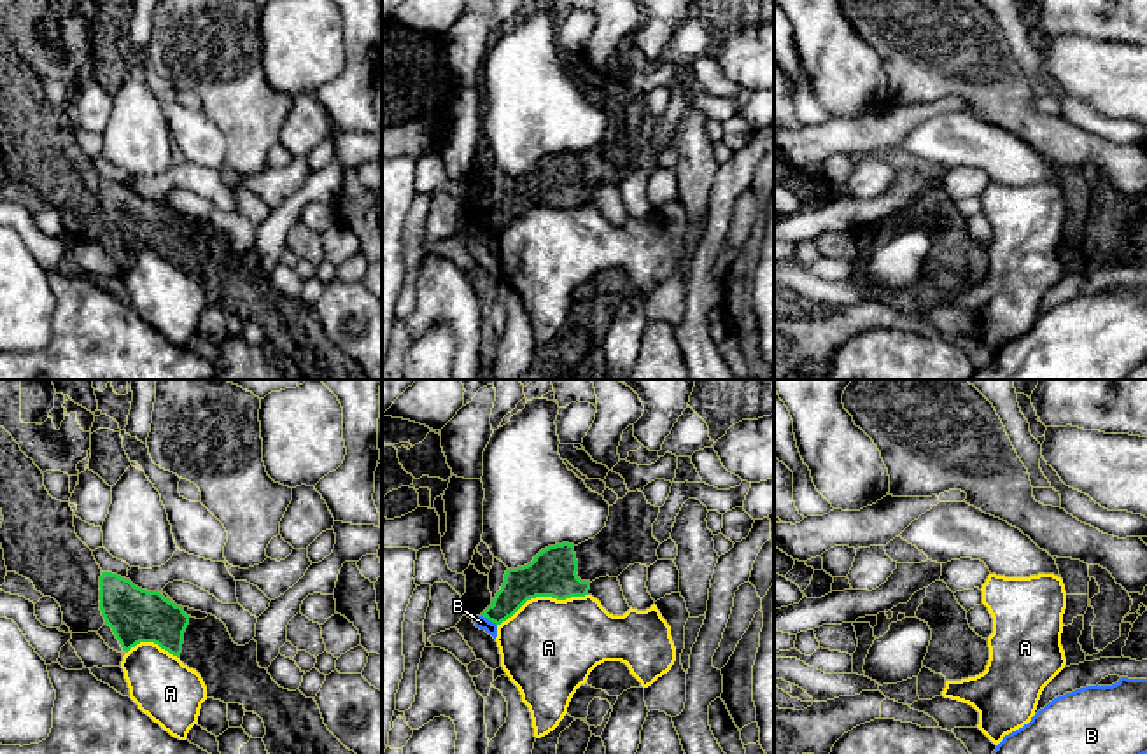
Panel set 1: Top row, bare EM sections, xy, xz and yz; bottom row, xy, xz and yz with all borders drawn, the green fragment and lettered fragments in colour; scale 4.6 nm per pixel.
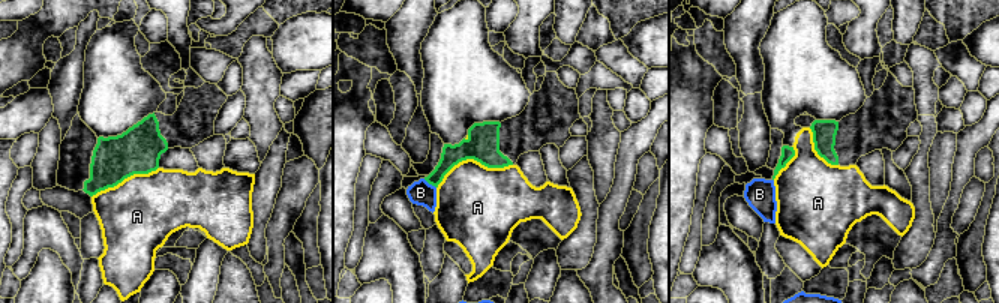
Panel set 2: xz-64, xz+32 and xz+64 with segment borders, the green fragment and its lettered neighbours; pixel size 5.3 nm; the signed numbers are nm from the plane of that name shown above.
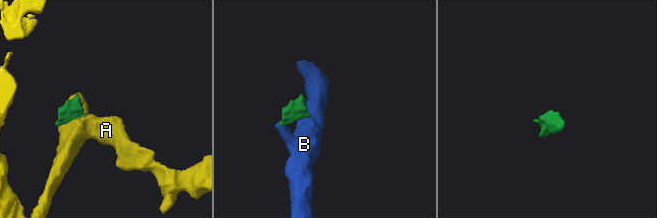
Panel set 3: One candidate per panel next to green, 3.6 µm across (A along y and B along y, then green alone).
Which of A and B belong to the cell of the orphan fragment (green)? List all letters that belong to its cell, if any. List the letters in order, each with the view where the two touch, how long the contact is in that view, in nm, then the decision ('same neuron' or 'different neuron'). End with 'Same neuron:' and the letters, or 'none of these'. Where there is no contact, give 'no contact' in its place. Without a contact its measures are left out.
A: meets green in xz; contact 440 nm long; different neuron
B: meets green in xz; contact 90 nm long; different neuron
Same neuron: none of these

